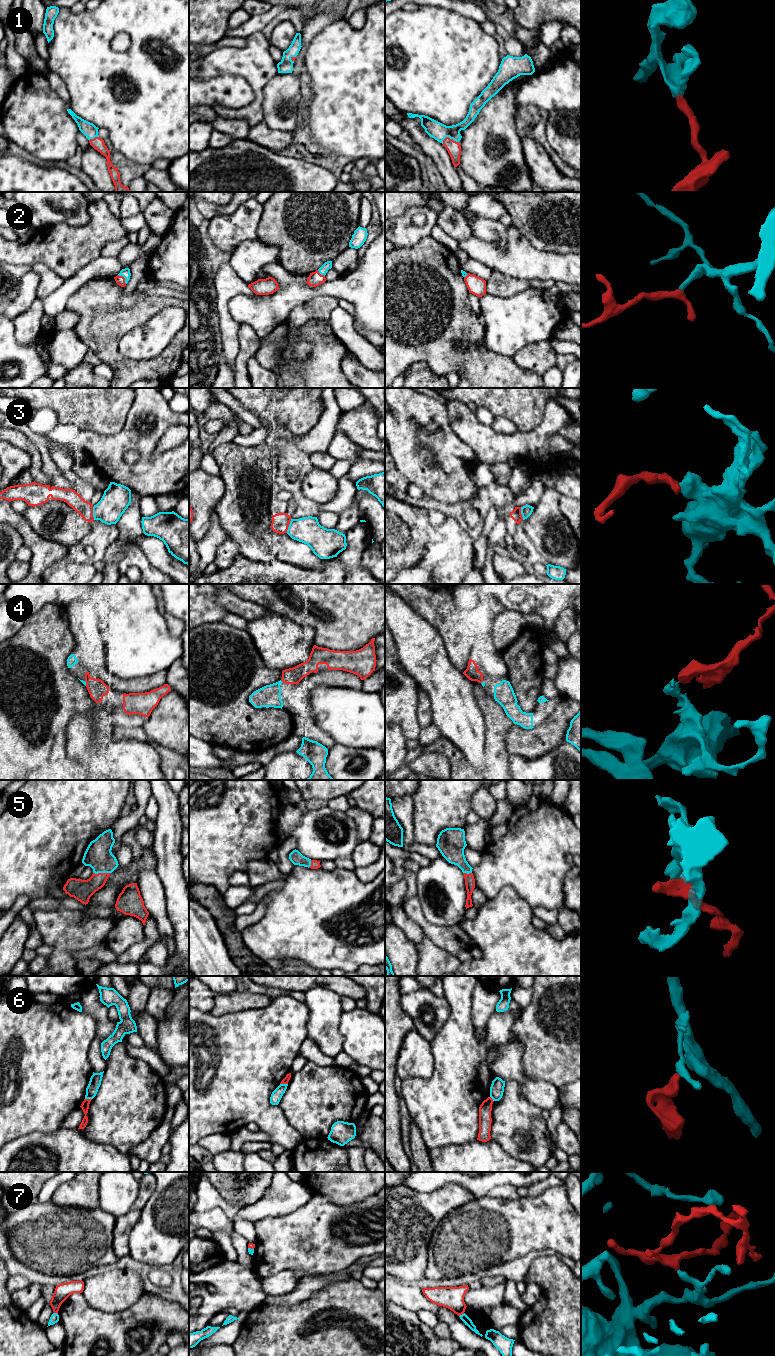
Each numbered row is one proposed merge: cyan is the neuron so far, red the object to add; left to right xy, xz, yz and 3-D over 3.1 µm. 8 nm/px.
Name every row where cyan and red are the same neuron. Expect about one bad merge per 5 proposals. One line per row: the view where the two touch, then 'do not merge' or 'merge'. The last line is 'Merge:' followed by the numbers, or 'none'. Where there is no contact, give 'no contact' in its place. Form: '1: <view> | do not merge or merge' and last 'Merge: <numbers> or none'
1: yz | merge
2: xy | merge
3: yz | do not merge
4: xz | merge
5: xy | merge
6: xz | do not merge
7: yz | merge
Merge: 1, 2, 4, 5, 7

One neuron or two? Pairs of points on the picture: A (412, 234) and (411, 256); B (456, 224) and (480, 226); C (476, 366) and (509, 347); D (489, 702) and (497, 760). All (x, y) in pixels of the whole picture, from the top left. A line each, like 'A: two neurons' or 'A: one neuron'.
A: two neurons
B: two neurons
C: two neurons
D: one neuron

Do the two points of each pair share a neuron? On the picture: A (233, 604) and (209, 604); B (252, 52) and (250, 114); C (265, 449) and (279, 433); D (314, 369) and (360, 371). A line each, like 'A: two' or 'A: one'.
A: two
B: one
C: two
D: two

